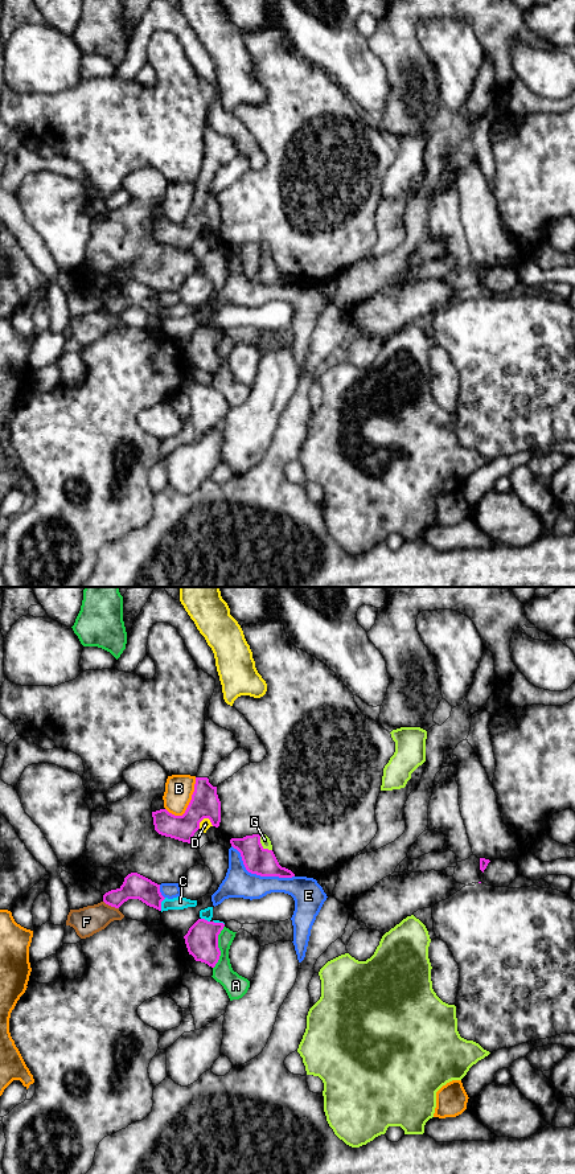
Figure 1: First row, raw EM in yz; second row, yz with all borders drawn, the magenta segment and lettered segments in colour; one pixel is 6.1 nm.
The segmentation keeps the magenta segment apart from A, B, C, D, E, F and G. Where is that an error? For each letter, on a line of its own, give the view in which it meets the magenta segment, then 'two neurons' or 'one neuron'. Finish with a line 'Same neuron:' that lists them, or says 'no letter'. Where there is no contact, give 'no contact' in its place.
A: meets magenta in yz; two neurons
B: meets magenta in yz; two neurons
C: meets magenta in yz; two neurons
D: meets magenta in yz; two neurons
E: meets magenta in yz; two neurons
F: meets magenta in yz; two neurons
G: meets magenta in yz; two neurons
Same neuron: no letter

